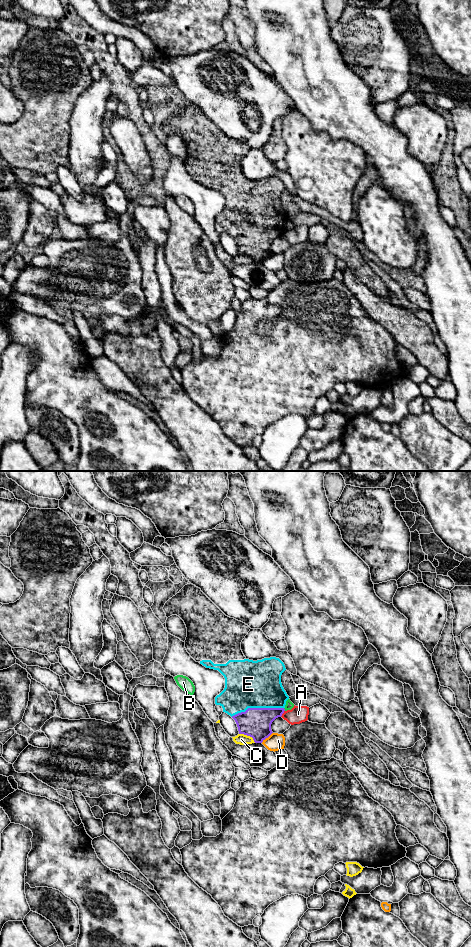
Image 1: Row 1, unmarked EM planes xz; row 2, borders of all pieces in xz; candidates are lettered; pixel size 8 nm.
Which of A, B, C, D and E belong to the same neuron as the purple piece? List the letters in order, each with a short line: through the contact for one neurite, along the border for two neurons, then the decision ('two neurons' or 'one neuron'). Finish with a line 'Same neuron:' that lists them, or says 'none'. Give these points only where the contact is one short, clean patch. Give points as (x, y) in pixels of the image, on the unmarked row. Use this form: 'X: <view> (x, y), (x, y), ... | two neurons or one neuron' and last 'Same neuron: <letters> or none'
A: two neurons
B: two neurons
C: two neurons
D: two neurons
E: one neuron
Same neuron: E

